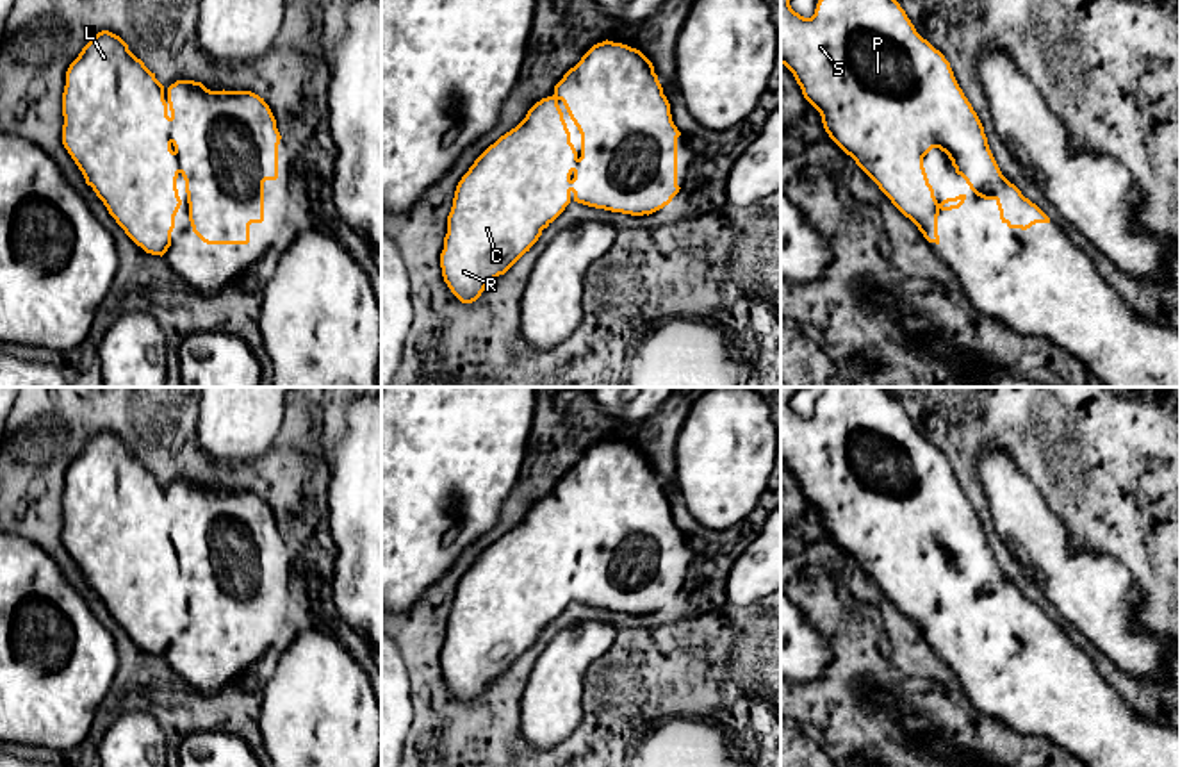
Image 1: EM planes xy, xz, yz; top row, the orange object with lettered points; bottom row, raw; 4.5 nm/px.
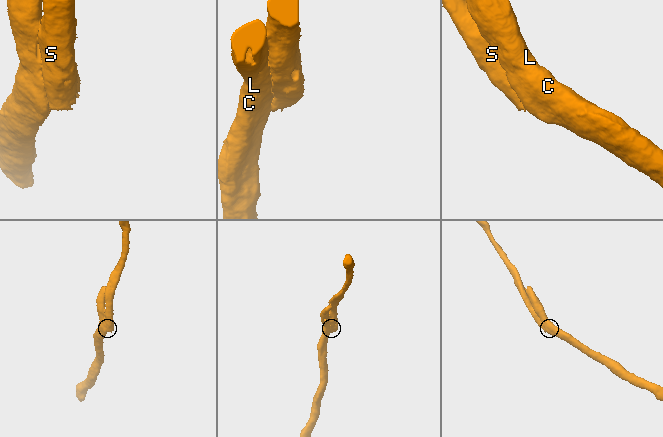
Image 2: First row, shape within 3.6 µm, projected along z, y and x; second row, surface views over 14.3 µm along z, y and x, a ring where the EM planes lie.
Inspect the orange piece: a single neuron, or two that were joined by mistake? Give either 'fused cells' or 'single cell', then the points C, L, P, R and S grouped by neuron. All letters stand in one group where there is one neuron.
fused cells | C L R / P S

